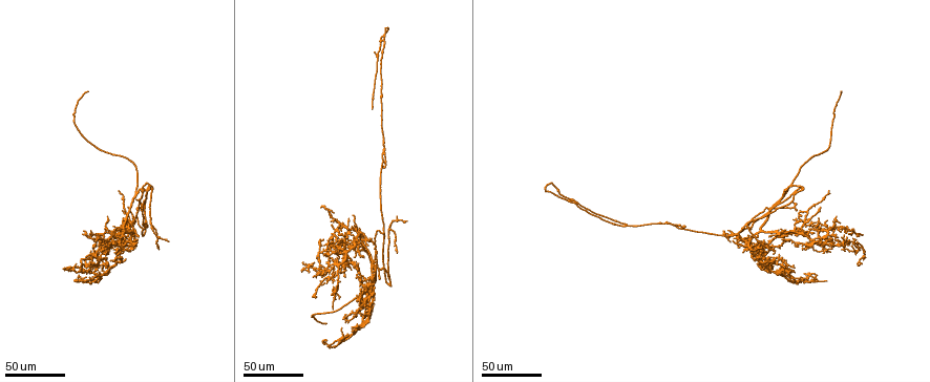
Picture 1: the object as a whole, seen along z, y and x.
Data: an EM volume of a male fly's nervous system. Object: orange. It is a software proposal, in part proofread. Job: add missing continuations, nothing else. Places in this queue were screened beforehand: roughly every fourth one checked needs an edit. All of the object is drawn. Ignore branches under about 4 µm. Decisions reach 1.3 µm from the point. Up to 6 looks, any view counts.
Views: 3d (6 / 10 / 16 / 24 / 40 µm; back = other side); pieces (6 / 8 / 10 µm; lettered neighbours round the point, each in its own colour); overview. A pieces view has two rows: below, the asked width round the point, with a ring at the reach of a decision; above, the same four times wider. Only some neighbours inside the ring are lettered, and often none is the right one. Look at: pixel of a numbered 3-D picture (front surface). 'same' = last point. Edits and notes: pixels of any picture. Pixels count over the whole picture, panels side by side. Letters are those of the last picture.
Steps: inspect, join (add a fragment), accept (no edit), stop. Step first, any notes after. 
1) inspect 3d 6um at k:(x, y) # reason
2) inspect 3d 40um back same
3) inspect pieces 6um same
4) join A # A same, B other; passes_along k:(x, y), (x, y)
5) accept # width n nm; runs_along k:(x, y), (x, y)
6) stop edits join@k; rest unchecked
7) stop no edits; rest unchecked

inspect 3d 24um at 1:(397, 252) # branch stops here

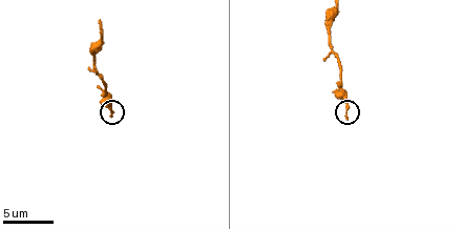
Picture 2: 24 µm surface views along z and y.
inspect 3d 10um at 2:(347, 118)

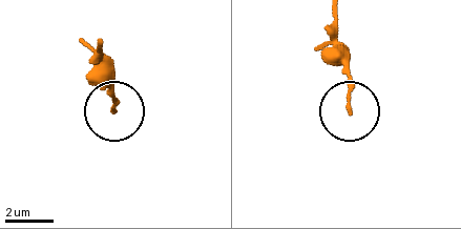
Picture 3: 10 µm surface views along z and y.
inspect pieces 8um at 3:(349, 110) # see the neighbours

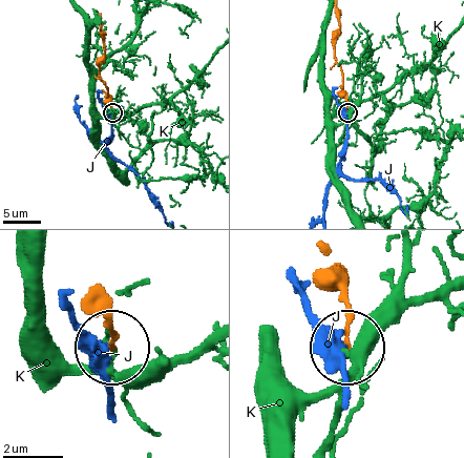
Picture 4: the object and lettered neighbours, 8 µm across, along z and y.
accept # J other, K other; none of them fits

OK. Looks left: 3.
inspect 3d 24um at 1:(841, 89) # end of a long branch

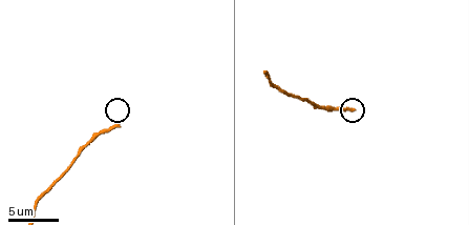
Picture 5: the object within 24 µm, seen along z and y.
inspect pieces 6um at 5:(116, 125) # what lies round it

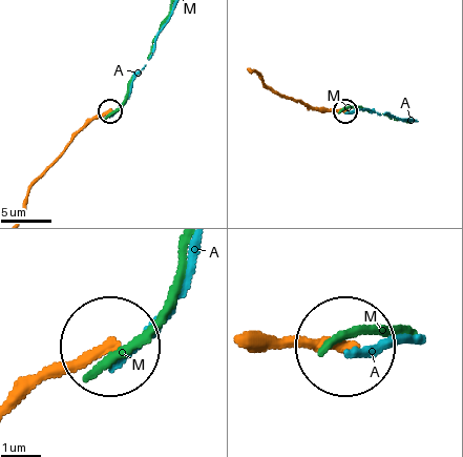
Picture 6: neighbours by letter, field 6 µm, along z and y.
accept # A other, M other; none of them fits

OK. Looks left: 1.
stop no edits; rest unchecked

